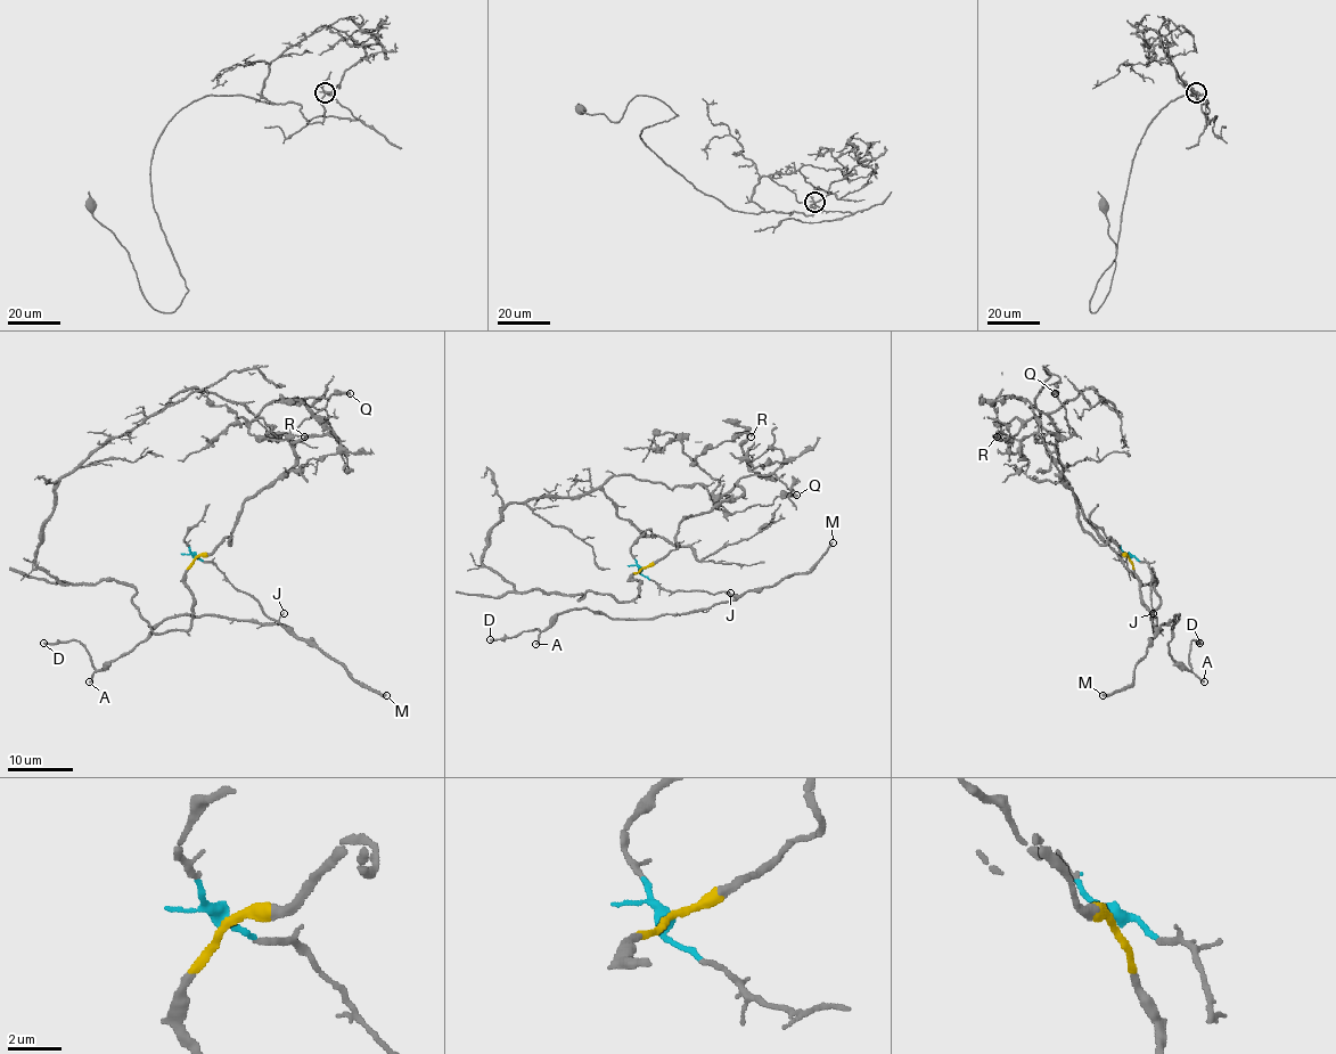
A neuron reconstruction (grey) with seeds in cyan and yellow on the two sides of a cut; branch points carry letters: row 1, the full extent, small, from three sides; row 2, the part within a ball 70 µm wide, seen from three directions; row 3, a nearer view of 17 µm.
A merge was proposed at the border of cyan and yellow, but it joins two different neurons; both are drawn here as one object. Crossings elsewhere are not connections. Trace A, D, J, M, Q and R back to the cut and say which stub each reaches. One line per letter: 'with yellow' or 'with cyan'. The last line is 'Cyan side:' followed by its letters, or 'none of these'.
A: with cyan
D: with cyan
J: with cyan
M: with cyan
Q: with yellow
R: with yellow
Cyan side: A, D, J, M

